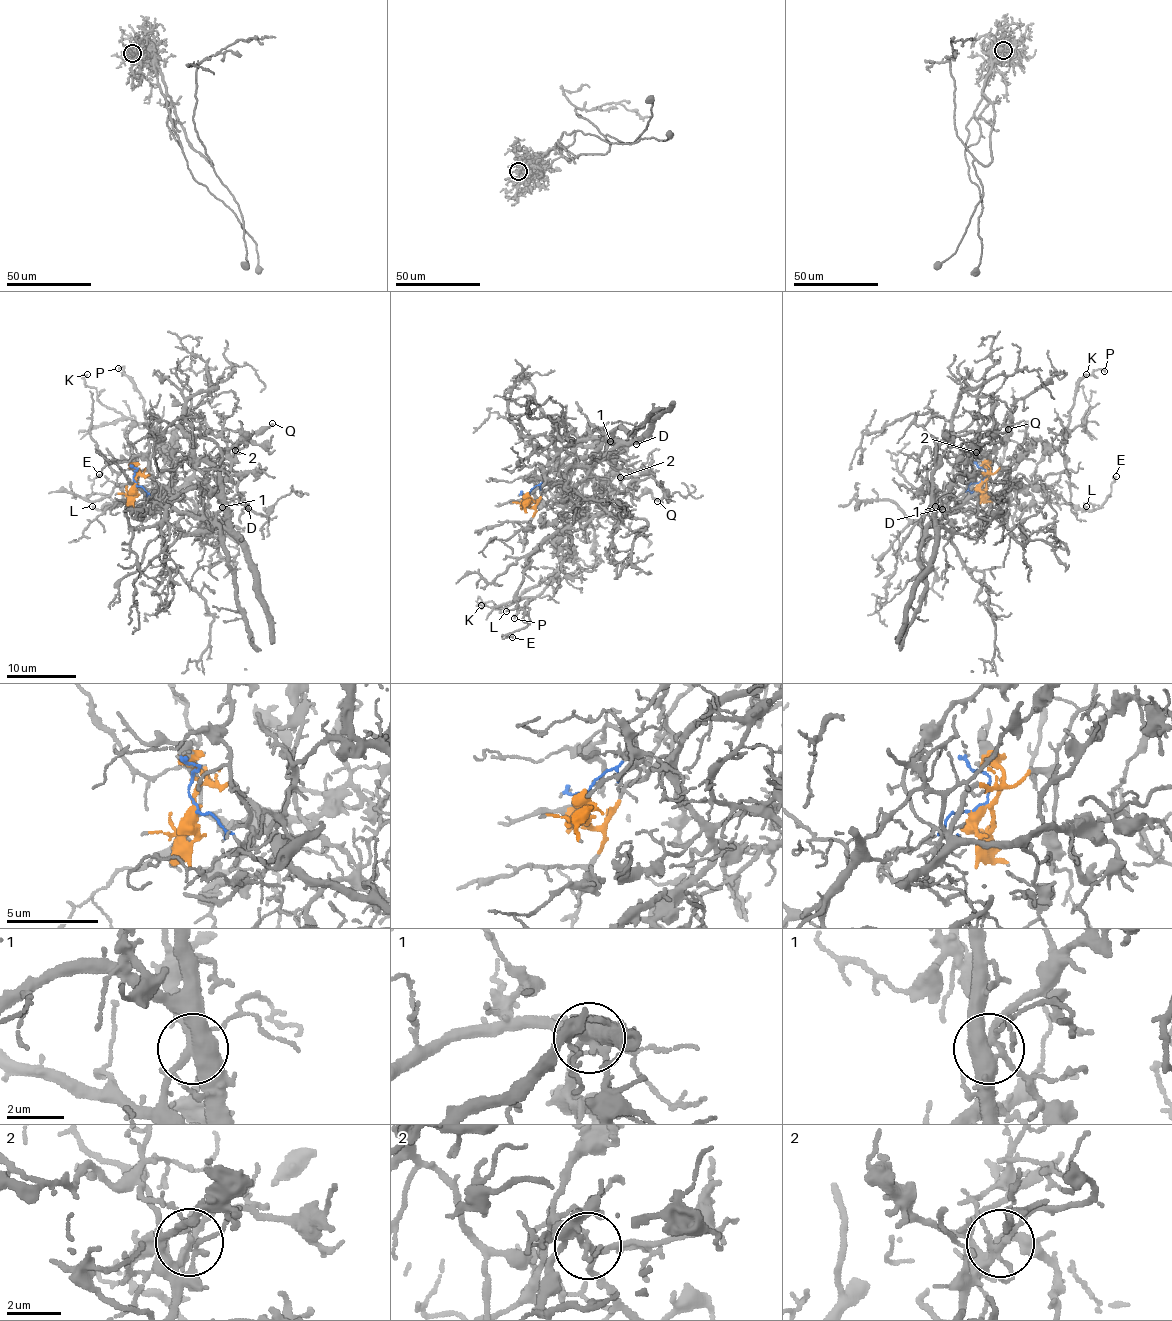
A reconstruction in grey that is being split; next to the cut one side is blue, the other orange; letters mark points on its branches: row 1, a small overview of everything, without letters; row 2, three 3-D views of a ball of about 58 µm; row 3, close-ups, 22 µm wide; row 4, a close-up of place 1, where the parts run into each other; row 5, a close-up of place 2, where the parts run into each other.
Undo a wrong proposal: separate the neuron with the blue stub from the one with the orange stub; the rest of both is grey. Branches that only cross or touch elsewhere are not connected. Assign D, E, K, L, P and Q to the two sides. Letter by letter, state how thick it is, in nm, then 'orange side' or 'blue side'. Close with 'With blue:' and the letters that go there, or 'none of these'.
D: calibre 100 nm; orange side
E: calibre 130 nm; orange side
K: calibre 190 nm; orange side
L: calibre 130 nm; orange side
P: calibre 90 nm; orange side
Q: calibre 130 nm; orange side
With blue: none of these

